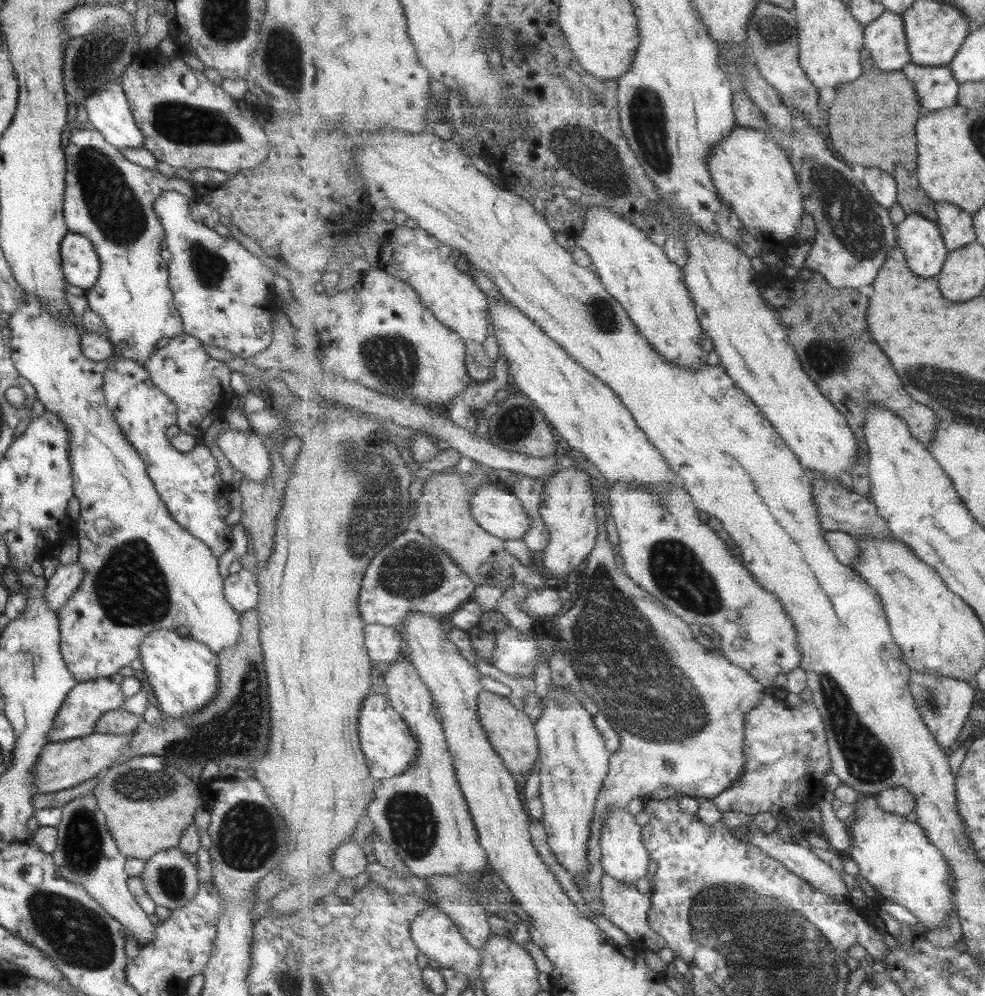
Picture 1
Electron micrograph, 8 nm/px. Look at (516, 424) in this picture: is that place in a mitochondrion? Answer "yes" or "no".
yes

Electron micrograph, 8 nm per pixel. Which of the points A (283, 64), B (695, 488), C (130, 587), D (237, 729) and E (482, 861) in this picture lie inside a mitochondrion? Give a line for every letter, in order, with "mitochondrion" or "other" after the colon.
A: mitochondrion
B: other
C: mitochondrion
D: mitochondrion
E: other

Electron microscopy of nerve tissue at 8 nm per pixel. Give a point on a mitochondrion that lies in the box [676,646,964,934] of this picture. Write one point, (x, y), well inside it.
(867, 758)

